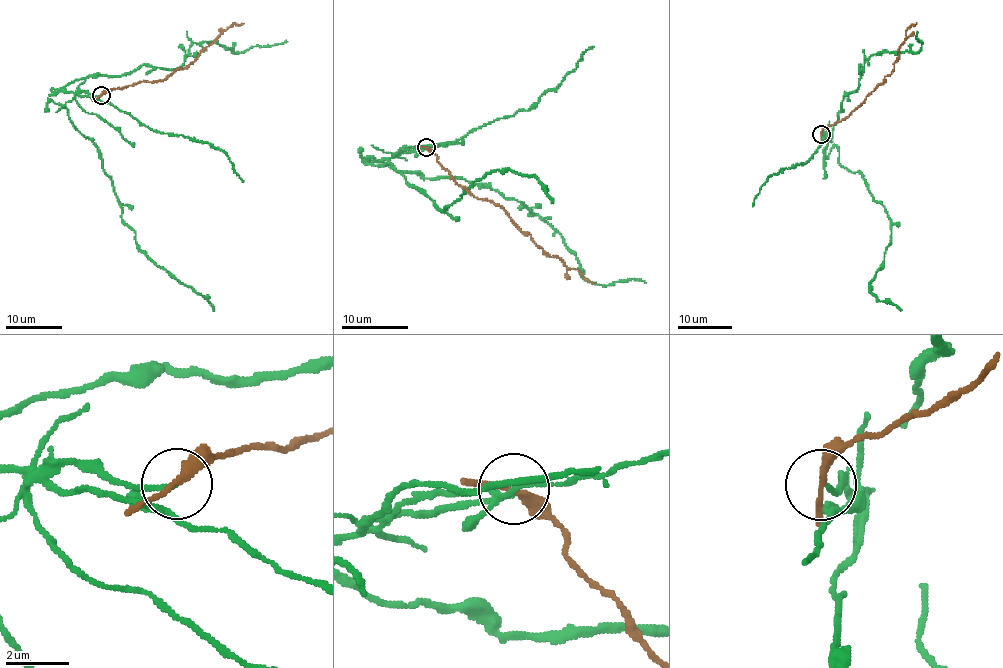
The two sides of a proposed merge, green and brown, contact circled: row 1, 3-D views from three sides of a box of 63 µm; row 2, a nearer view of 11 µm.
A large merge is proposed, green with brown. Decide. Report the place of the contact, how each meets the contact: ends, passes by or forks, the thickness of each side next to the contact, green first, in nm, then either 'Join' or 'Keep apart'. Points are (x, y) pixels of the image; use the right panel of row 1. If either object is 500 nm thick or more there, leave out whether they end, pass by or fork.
Place: (821, 134). At the ring green ends. At the ring brown passes by. Thickness 130 nm (green) against 240 nm. Keep apart

